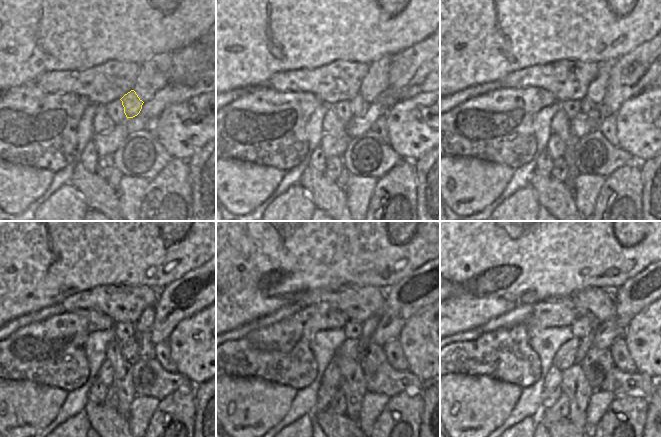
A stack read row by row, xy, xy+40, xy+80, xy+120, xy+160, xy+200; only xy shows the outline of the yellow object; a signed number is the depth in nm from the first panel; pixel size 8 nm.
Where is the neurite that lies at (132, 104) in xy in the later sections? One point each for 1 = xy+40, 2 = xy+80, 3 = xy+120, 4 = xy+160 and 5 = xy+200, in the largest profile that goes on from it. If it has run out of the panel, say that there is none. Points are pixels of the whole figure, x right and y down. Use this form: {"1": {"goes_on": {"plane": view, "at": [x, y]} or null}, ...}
{"1": {"goes_on": {"plane": "xy+40", "at": [358, 105]}}, "2": {"goes_on": {"plane": "xy+80", "at": [593, 111]}}, "3": {"goes_on": {"plane": "xy+120", "at": [145, 346]}}, "4": {"goes_on": {"plane": "xy+160", "at": [373, 356]}}, "5": {"goes_on": {"plane": "xy+200", "at": [596, 364]}}}

